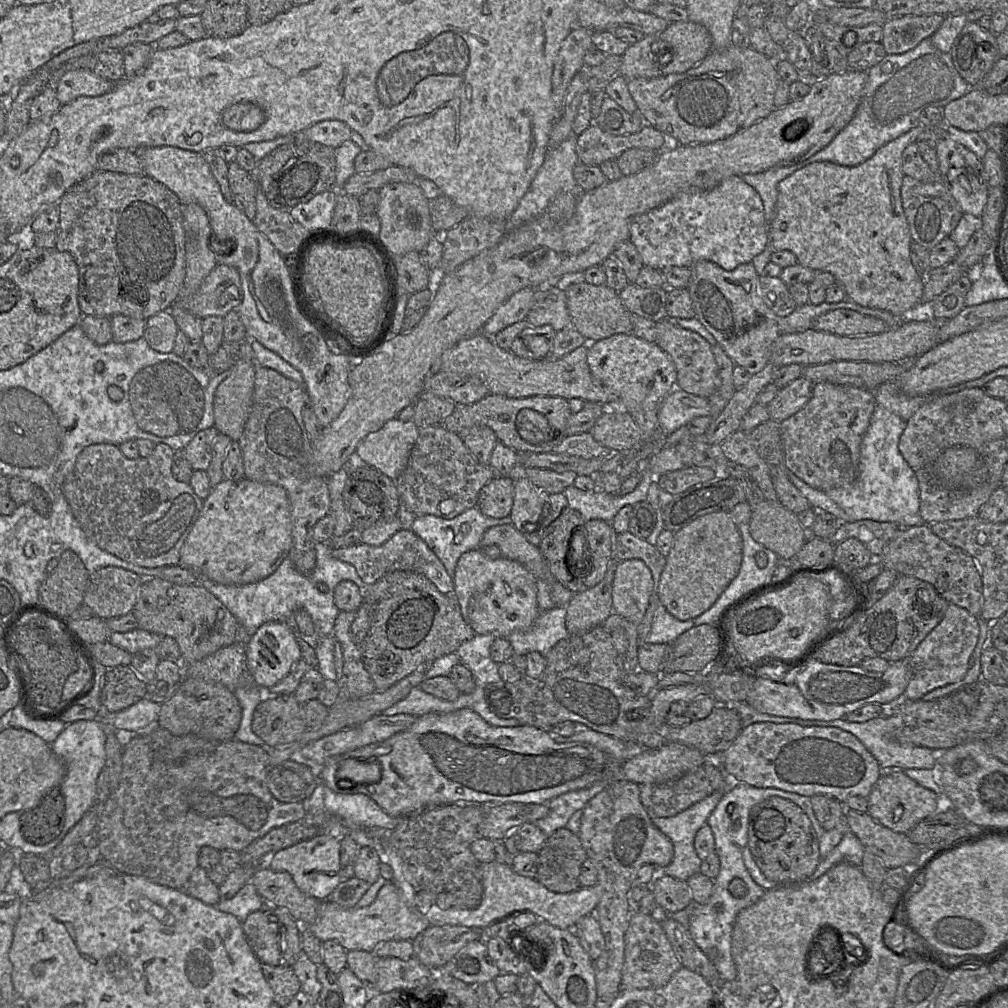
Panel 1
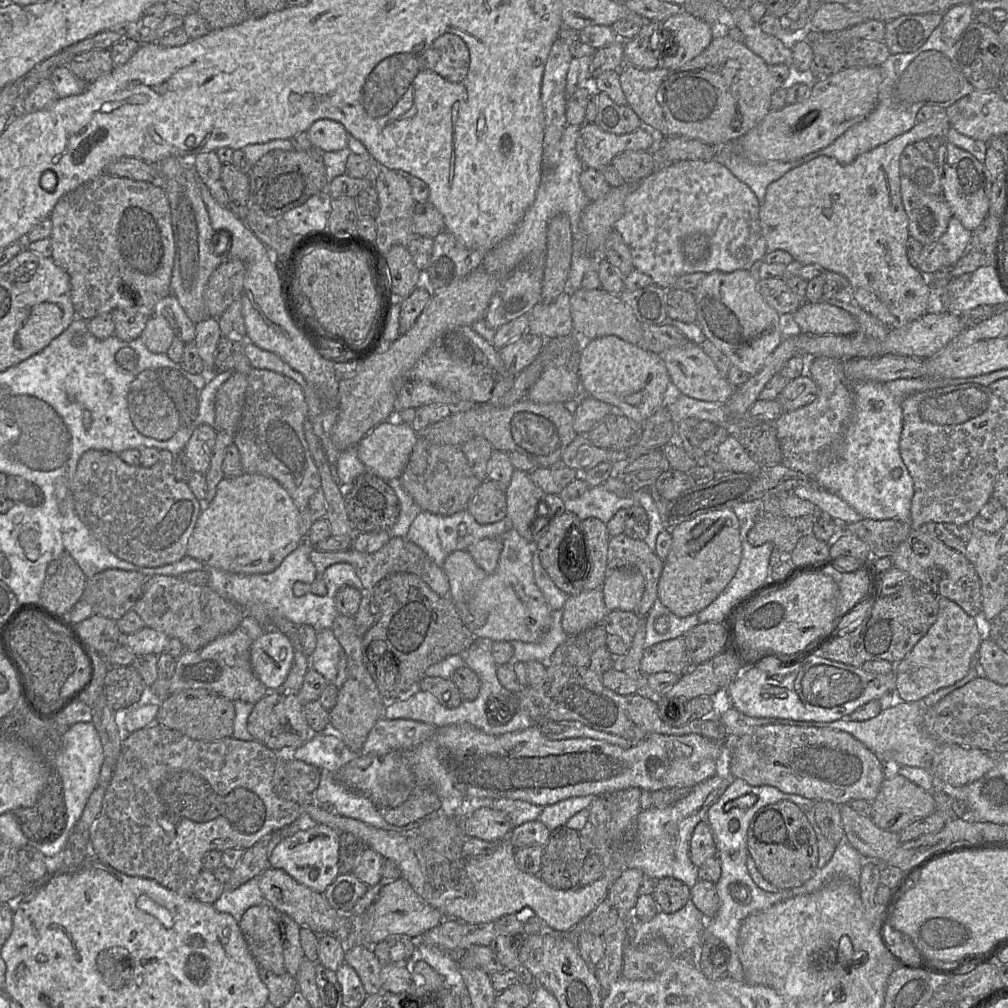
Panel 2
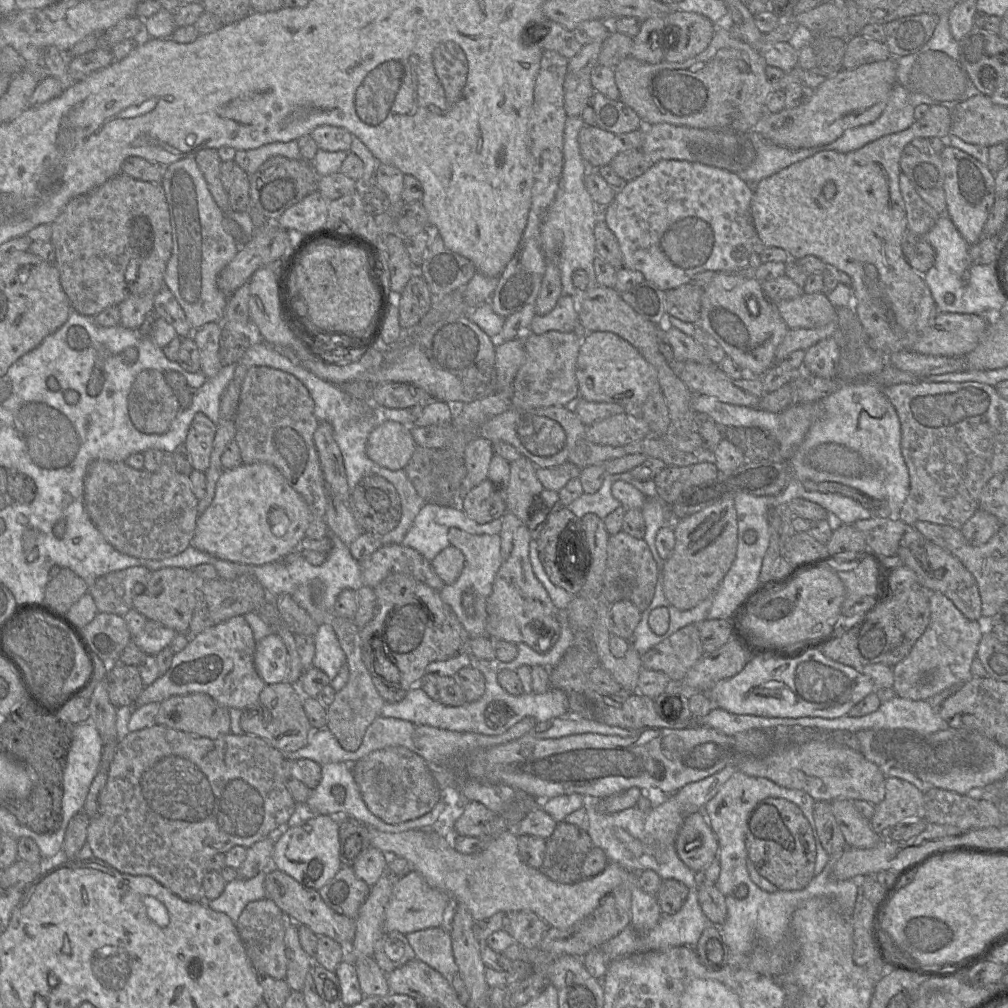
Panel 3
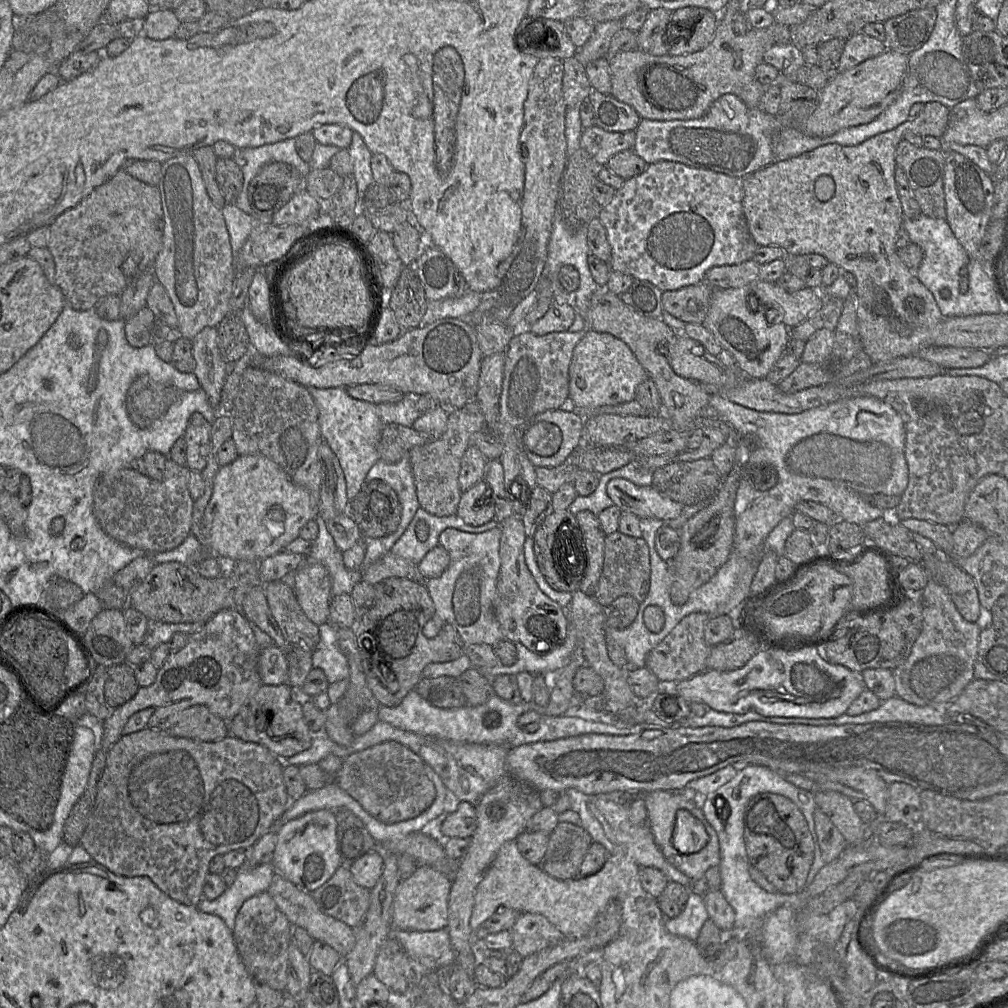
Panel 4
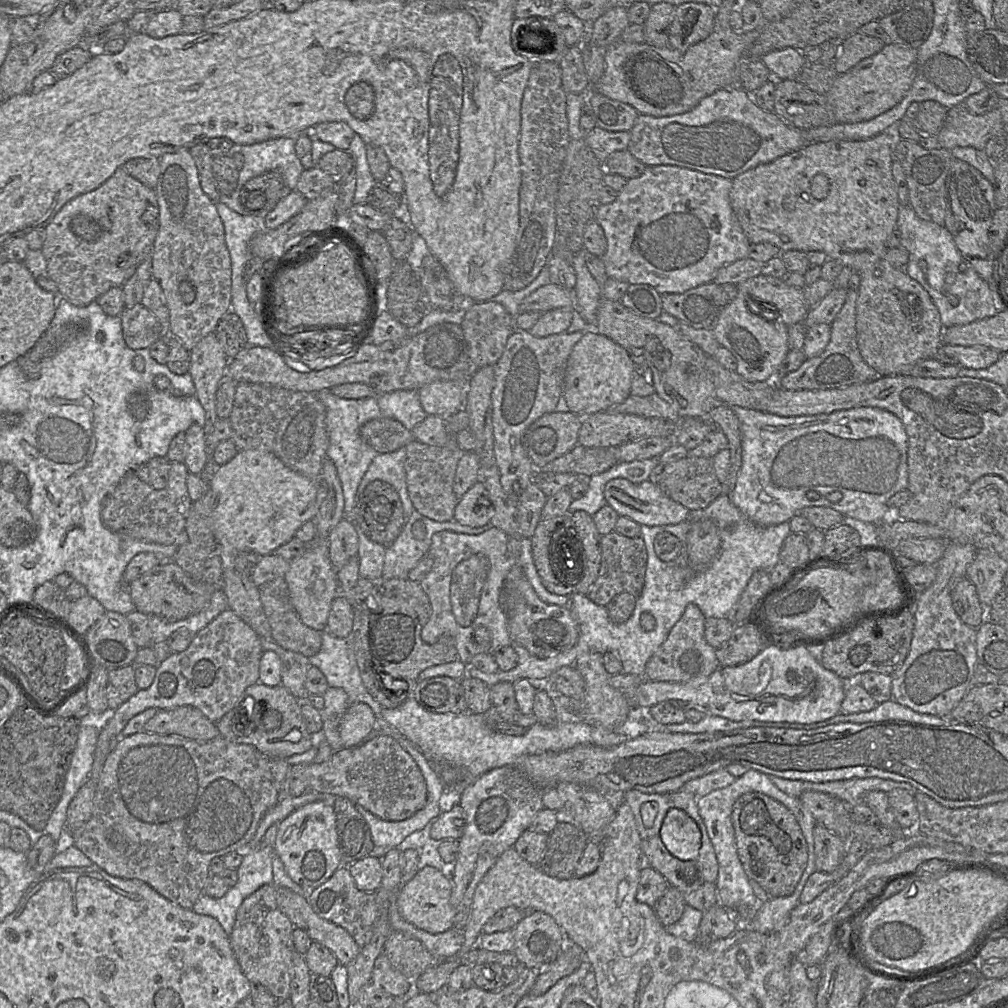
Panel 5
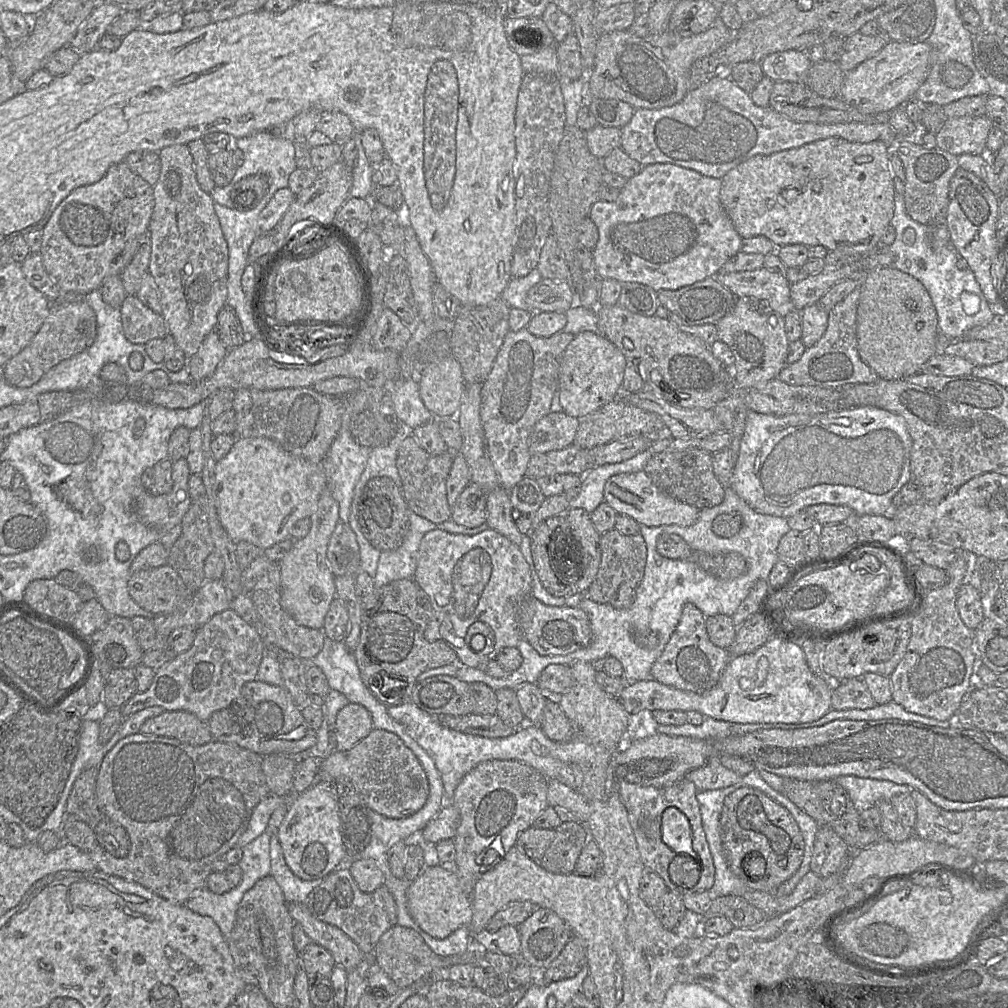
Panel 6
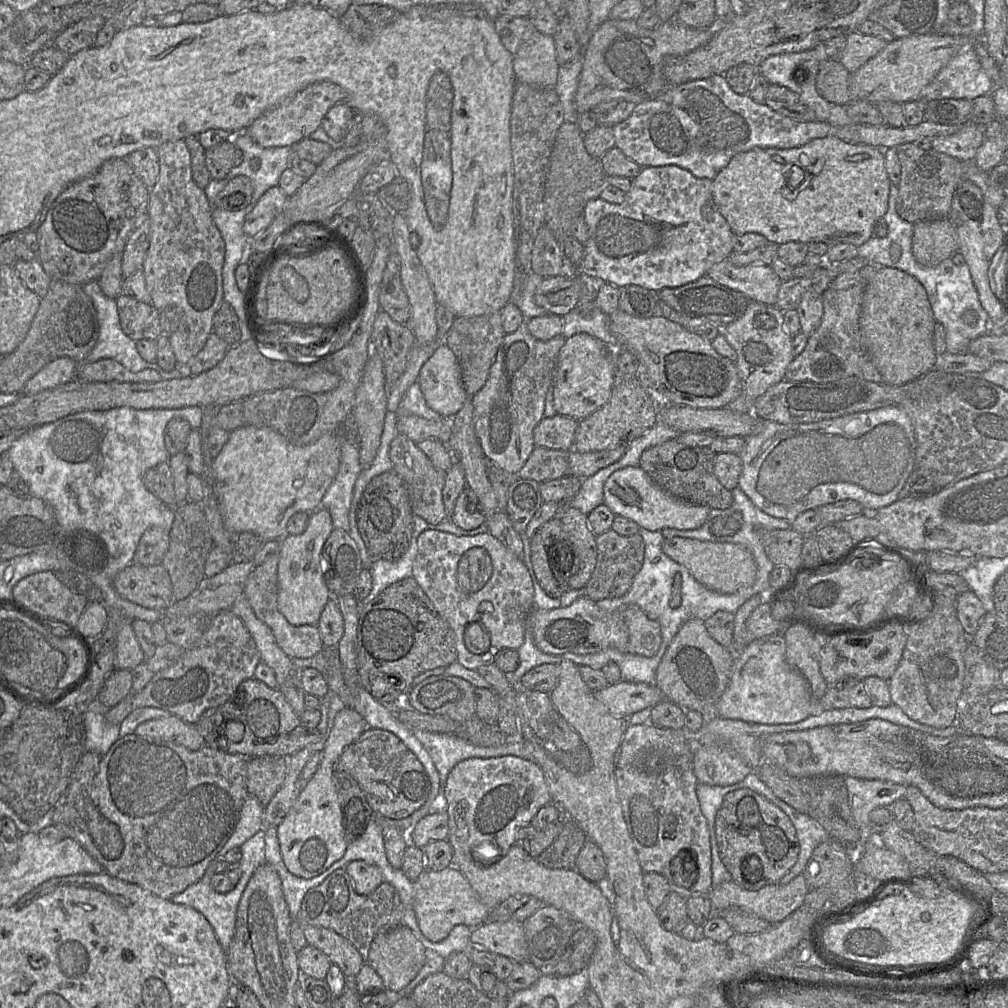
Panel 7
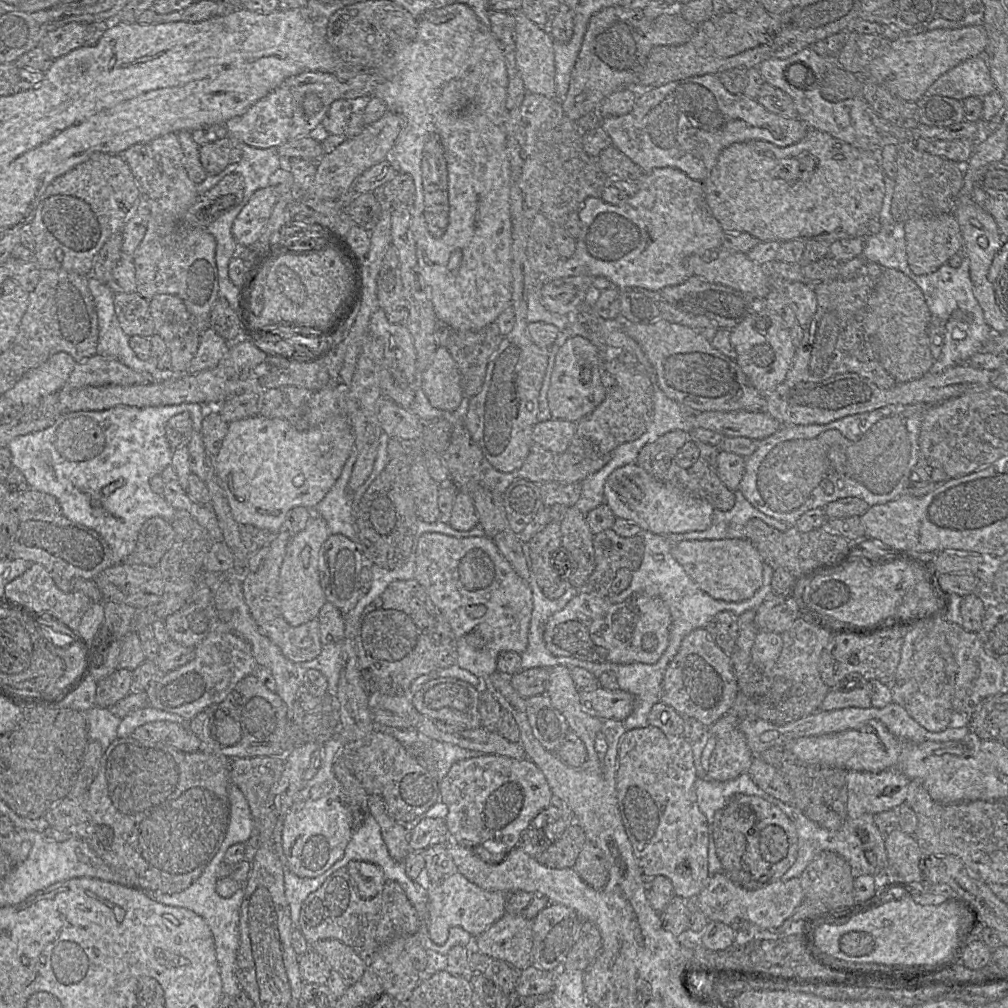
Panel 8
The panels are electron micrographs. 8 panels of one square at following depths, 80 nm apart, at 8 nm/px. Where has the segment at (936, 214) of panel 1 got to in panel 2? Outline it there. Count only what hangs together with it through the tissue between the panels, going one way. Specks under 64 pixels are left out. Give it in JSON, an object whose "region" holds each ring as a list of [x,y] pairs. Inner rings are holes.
{"region":[[[902,173],[900,182],[909,235],[923,245],[939,241],[953,216],[950,205],[943,195],[922,192]]]}

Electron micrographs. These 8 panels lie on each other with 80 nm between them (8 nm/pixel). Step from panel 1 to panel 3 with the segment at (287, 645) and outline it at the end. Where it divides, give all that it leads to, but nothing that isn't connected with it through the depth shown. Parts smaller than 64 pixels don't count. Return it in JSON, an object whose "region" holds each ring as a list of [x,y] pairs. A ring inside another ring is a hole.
{"region":[[[272,633],[257,643],[255,668],[266,685],[286,681],[288,673],[288,653],[282,639]]]}

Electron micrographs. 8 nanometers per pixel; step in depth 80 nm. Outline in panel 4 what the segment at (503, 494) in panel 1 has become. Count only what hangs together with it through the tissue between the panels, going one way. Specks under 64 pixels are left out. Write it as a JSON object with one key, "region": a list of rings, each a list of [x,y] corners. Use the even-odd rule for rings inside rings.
{"region":[[[484,480],[462,493],[456,515],[471,526],[481,526],[494,519],[495,504]]]}

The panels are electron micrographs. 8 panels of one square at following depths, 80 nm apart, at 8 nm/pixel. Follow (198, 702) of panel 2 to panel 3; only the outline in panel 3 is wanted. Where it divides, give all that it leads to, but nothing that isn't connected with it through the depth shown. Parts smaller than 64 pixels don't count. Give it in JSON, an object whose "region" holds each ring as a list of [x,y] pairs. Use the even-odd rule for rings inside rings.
{"region":[[[203,693],[175,695],[159,703],[155,724],[216,739],[230,730],[230,711]]]}

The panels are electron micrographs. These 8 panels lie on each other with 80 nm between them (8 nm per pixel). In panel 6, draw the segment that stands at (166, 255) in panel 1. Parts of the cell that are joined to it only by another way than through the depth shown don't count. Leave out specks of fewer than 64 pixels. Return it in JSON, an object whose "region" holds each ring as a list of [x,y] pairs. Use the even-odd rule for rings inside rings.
{"region":[[[125,160],[111,165],[98,182],[75,188],[42,229],[42,262],[60,291],[86,294],[99,289],[105,278],[121,275],[136,253],[141,237],[149,230],[154,203],[153,187],[134,173]]]}

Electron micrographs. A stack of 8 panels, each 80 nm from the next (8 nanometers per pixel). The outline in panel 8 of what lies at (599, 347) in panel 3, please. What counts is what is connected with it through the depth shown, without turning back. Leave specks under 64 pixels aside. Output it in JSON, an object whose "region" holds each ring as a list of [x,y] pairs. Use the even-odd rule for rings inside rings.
{"region":[[[576,335],[561,340],[551,374],[547,394],[551,416],[554,419],[578,422],[589,415],[606,397],[601,378],[601,352],[588,339]]]}

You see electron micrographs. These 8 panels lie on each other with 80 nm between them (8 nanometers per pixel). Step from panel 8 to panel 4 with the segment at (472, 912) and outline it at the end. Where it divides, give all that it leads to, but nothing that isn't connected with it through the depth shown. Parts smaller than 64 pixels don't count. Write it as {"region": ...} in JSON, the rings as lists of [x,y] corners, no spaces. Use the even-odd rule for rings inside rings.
{"region":[[[419,865],[414,873],[398,885],[391,911],[393,928],[409,931],[435,931],[445,929],[448,924],[448,898],[451,879],[440,870]]]}

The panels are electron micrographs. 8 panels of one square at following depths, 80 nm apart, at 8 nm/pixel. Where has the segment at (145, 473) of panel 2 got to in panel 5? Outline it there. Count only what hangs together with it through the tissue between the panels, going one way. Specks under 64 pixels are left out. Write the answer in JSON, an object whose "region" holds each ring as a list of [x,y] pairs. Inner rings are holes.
{"region":[[[171,462],[168,484],[164,489],[157,490],[149,483],[140,480],[135,472],[128,472],[102,502],[101,519],[103,524],[112,532],[124,534],[134,539],[163,545],[173,544],[179,534],[185,530],[186,521],[193,503],[188,493],[188,474],[189,471],[184,462]]]}

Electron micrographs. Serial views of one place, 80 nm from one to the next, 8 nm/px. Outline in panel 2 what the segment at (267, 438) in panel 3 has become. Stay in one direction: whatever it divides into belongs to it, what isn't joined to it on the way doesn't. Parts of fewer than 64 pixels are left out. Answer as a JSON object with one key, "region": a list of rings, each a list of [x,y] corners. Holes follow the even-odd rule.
{"region":[[[251,368],[239,427],[233,442],[238,447],[242,471],[276,480],[291,496],[298,511],[300,533],[307,538],[311,526],[326,517],[327,504],[318,468],[304,435],[308,406],[302,387],[293,379],[267,369]]]}

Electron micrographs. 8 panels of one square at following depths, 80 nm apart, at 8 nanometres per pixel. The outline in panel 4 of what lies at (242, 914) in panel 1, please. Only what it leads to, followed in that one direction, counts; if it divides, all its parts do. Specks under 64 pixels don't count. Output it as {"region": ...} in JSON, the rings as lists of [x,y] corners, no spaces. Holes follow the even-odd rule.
{"region":[[[246,862],[237,869],[232,885],[216,899],[202,898],[196,906],[200,911],[220,917],[233,931],[236,915],[243,903],[254,895],[267,891],[276,873],[272,862],[248,866]]]}

